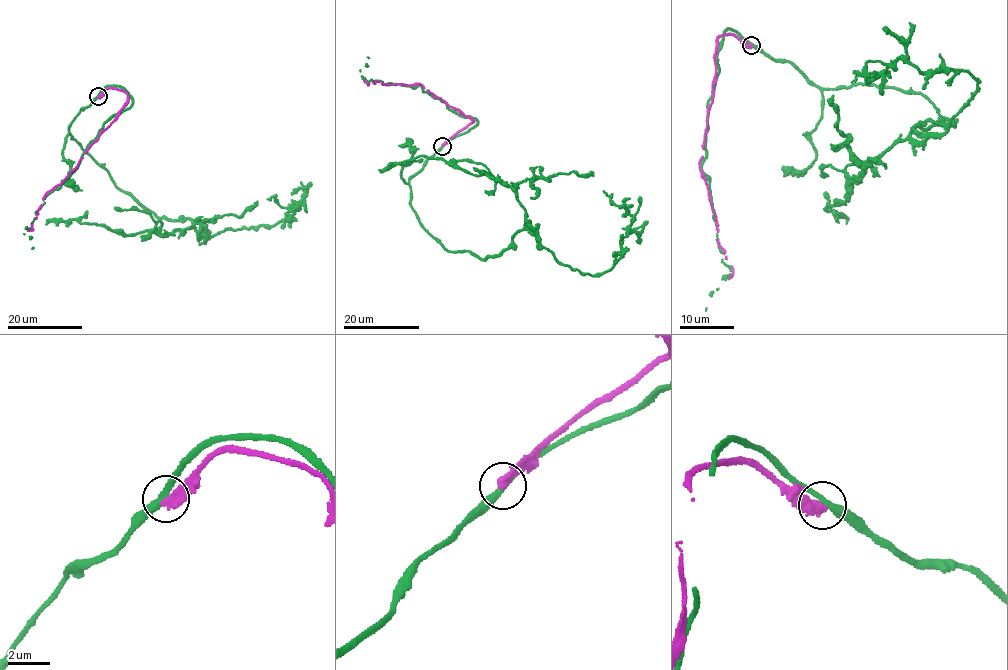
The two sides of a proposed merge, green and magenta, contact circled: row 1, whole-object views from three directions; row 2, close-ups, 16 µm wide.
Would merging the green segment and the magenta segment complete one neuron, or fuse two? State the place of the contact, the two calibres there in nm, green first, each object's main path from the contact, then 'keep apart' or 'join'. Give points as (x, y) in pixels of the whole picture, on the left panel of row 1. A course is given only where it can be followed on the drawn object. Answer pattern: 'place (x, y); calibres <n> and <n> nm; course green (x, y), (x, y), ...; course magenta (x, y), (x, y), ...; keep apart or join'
place (98, 96); calibres 280 and 440 nm; course green (98, 96), (69, 127), (72, 139), (158, 217), (189, 219), (208, 237), (275, 225), (298, 205), (267, 199); course magenta (98, 96), (109, 88), (120, 90), (128, 96), (128, 102), (79, 163), (47, 193), (31, 229), (27, 229); keep apart

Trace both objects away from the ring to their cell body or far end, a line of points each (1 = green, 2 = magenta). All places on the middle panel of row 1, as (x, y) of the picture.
1: (442, 145), (411, 207), (453, 252), (499, 256), (526, 222), (562, 264), (605, 272), (633, 220), (602, 191)
2: (442, 145), (473, 122), (470, 116), (451, 107), (420, 84), (385, 84), (378, 80), (368, 85), (363, 79)

